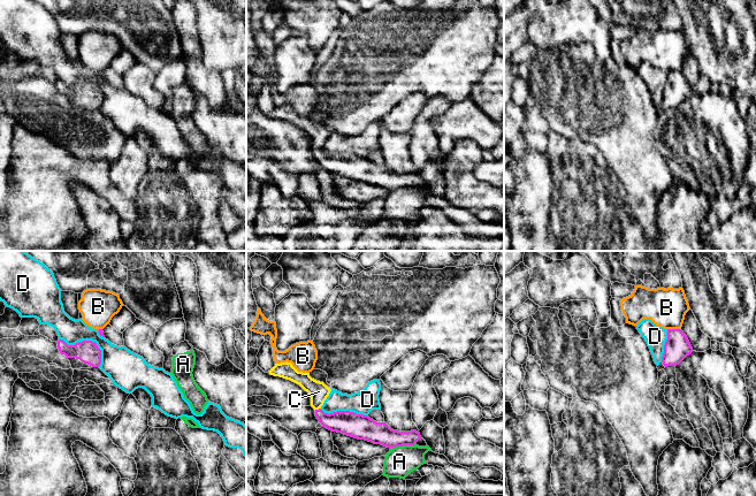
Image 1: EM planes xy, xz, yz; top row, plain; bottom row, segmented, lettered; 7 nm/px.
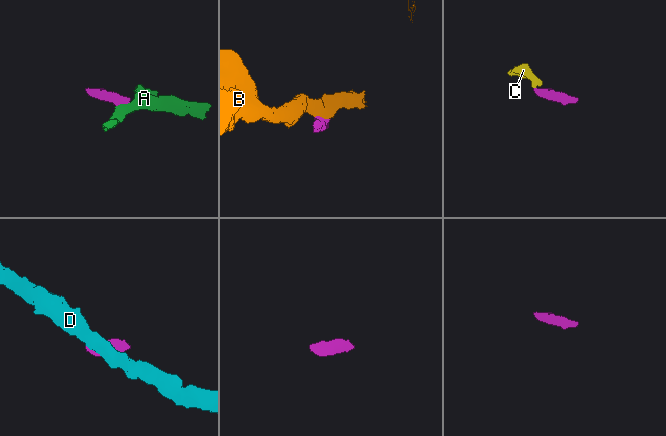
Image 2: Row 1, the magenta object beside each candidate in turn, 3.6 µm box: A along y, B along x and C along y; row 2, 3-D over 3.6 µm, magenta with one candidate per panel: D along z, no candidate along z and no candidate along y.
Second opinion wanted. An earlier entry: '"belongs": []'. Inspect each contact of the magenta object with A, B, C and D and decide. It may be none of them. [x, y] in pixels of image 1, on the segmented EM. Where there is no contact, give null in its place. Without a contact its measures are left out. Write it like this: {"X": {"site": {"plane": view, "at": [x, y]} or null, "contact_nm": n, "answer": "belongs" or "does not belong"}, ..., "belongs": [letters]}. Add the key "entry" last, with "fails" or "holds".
{"A": {"site": {"plane": "xz", "at": [404, 444]}, "contact_nm": 170, "answer": "does not belong"}, "B": {"site": {"plane": "yz", "at": [674, 329]}, "contact_nm": 100, "answer": "does not belong"}, "C": {"site": {"plane": "xz", "at": [319, 409]}, "contact_nm": 40, "answer": "belongs"}, "D": {"site": {"plane": "xy", "at": [89, 341]}, "contact_nm": 340, "answer": "does not belong"}, "belongs": ["C"], "entry": "fails"}

